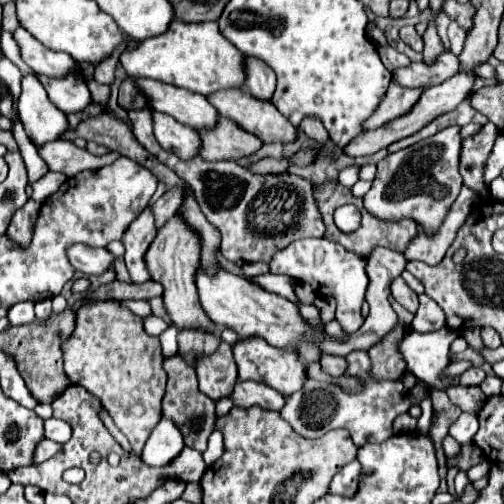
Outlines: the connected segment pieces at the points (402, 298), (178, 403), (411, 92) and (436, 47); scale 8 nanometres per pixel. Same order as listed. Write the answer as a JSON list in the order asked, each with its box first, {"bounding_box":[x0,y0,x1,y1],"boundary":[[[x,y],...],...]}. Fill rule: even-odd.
[{"bounding_box":[392,277,418,313],"boundary":[[[396,277],[394,281],[392,281],[392,297],[402,305],[402,307],[406,307],[408,311],[412,311],[412,313],[416,313],[416,309],[418,309],[418,295],[406,285],[406,281],[402,279],[402,277]]]},{"bounding_box":[162,353,216,453],"boundary":[[[180,353],[164,359],[164,371],[168,373],[168,381],[166,381],[166,393],[162,399],[162,413],[168,419],[172,419],[176,423],[176,427],[180,425],[180,431],[184,435],[184,443],[202,453],[206,449],[208,437],[214,431],[214,423],[216,423],[214,401],[204,397],[204,393],[200,393],[194,369],[186,363],[184,357],[180,357]]]},{"bounding_box":[364,81,424,129],"boundary":[[[394,81],[390,83],[390,89],[384,97],[384,101],[378,105],[376,113],[372,113],[372,117],[364,123],[366,129],[376,129],[396,117],[402,117],[404,113],[410,113],[412,105],[416,105],[416,101],[420,99],[420,93],[424,89],[404,89],[402,85],[396,85]]]},{"bounding_box":[422,23,444,61],"boundary":[[[430,23],[428,29],[426,29],[426,33],[424,33],[424,51],[422,51],[424,61],[436,59],[440,53],[444,53],[444,47],[442,47],[442,43],[440,43],[440,37],[438,37],[434,25]]]}]

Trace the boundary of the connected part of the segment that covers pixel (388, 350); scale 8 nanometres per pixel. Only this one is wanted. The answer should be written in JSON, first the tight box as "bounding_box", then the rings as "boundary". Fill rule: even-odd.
{"bounding_box":[368,325,406,381],"boundary":[[[398,325],[392,333],[388,333],[382,339],[382,343],[374,345],[368,351],[370,361],[372,361],[372,369],[370,369],[372,379],[394,381],[394,379],[402,377],[402,373],[406,371],[406,365],[404,365],[404,359],[400,357],[400,351],[398,351],[400,337],[404,337],[404,325]]]}

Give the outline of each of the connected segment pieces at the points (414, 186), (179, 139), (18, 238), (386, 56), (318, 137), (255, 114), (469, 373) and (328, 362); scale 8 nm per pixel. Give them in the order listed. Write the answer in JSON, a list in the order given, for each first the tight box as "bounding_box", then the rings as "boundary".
[{"bounding_box":[364,127,462,235],"boundary":[[[446,127],[438,131],[434,137],[428,137],[406,149],[404,167],[400,169],[400,151],[392,153],[378,163],[376,179],[370,191],[364,195],[364,207],[368,213],[378,217],[380,221],[402,221],[412,219],[418,223],[424,233],[432,235],[444,223],[452,201],[456,201],[462,189],[460,177],[460,127]]]},{"bounding_box":[152,113,200,159],"boundary":[[[152,113],[154,117],[154,135],[162,149],[168,149],[176,153],[180,159],[192,159],[200,155],[200,135],[176,119],[164,115],[164,113]]]},{"bounding_box":[6,199,40,249],"boundary":[[[28,199],[28,203],[12,215],[12,221],[6,229],[6,237],[12,237],[12,241],[16,241],[16,245],[24,245],[24,249],[26,249],[28,241],[32,239],[32,229],[36,223],[38,209],[40,209],[40,203],[36,203],[34,199]]]},{"bounding_box":[378,47,410,71],"boundary":[[[380,47],[378,53],[380,53],[380,59],[382,59],[382,63],[386,65],[388,71],[394,71],[394,69],[410,63],[410,59],[406,55],[402,55],[400,51],[396,51],[394,47]]]},{"bounding_box":[300,119,328,147],"boundary":[[[308,119],[308,121],[304,121],[302,125],[300,125],[300,129],[310,137],[310,139],[314,139],[320,147],[324,147],[324,143],[328,141],[328,133],[326,133],[326,129],[322,127],[322,123],[320,121],[316,121],[316,119]]]},{"bounding_box":[208,89,298,143],"boundary":[[[226,89],[218,91],[208,97],[208,101],[218,109],[220,115],[236,121],[244,131],[254,133],[262,143],[294,143],[298,139],[298,129],[290,125],[290,121],[270,103],[270,101],[260,101],[246,93],[244,89]]]},{"bounding_box":[460,367,486,387],"boundary":[[[470,367],[470,369],[466,369],[466,371],[460,375],[460,385],[464,385],[464,387],[476,387],[476,385],[480,385],[484,379],[486,379],[486,373],[484,373],[482,369]]]},{"bounding_box":[320,355,348,377],"boundary":[[[324,355],[320,359],[320,365],[322,365],[322,371],[326,371],[332,377],[346,375],[346,369],[348,369],[346,359],[344,357],[338,357],[338,355]]]}]

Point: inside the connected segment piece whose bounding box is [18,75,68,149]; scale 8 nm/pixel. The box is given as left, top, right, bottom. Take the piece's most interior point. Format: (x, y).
(43, 122)

